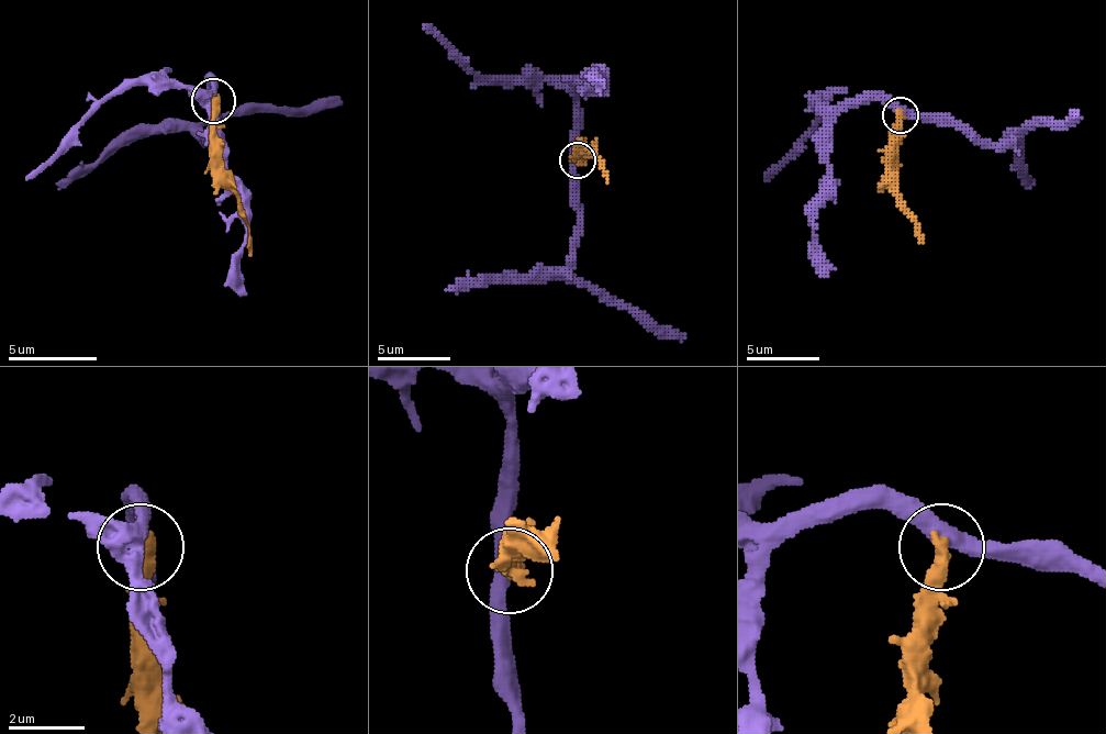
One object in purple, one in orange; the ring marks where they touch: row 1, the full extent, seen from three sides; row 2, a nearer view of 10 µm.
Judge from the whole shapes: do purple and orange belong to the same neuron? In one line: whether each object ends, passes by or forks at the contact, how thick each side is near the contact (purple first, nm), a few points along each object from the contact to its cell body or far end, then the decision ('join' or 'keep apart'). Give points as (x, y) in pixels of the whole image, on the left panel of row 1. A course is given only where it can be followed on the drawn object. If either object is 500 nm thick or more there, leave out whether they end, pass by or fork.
purple passes by | orange ends | 400/440 nm | purple via (210, 99), (214, 126), (205, 135), (205, 126), (344, 99) | orange via (214, 99), (219, 175), (249, 229), (249, 255) | keep apart

